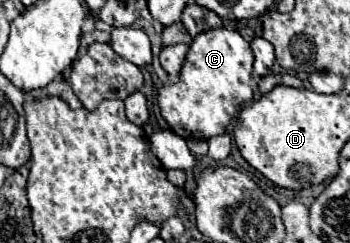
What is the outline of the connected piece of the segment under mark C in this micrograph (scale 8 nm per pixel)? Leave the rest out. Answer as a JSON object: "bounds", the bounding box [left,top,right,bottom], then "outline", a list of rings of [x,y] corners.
{"bounds":[157,27,253,139],"outline":[[[225,27],[203,31],[189,47],[179,83],[159,89],[157,99],[161,115],[181,137],[209,139],[225,133],[229,121],[247,101],[253,99],[253,91],[249,87],[251,65],[253,53],[249,41],[245,41],[237,31]]]}

